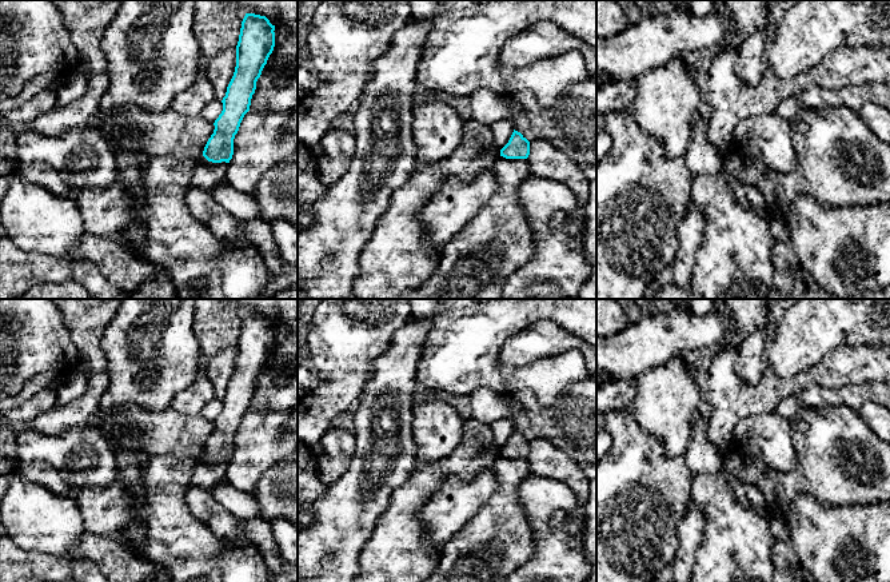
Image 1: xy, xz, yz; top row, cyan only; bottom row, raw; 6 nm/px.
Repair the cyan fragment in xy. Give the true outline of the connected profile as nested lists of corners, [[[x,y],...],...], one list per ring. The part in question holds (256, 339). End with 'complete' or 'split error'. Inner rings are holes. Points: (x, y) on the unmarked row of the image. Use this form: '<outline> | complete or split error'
[[[246,312],[236,344],[236,366],[223,396],[223,410],[215,419],[203,455],[212,462],[230,462],[234,438],[250,410],[256,380],[275,346],[275,324],[266,315]]] | complete

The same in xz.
[[[514,428],[508,442],[500,449],[500,455],[506,458],[527,458],[530,454],[530,441]]] | complete

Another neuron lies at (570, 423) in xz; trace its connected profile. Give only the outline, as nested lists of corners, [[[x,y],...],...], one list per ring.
[[[587,374],[583,380],[568,386],[560,399],[551,404],[539,404],[530,390],[507,394],[511,423],[528,441],[544,439],[559,447],[570,459],[579,465],[588,479],[588,493],[583,502],[584,549],[591,567],[584,582],[596,582],[596,375]]]

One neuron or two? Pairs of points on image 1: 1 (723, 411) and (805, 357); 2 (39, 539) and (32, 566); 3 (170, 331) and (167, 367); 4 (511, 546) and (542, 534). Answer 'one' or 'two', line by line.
1: two
2: two
3: one
4: two

